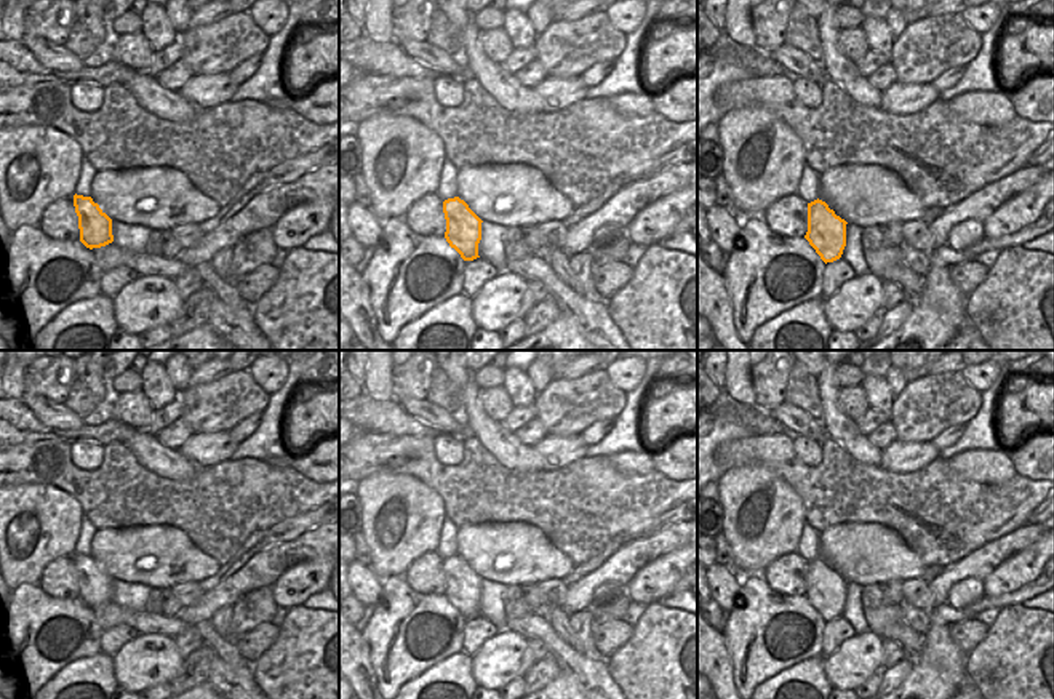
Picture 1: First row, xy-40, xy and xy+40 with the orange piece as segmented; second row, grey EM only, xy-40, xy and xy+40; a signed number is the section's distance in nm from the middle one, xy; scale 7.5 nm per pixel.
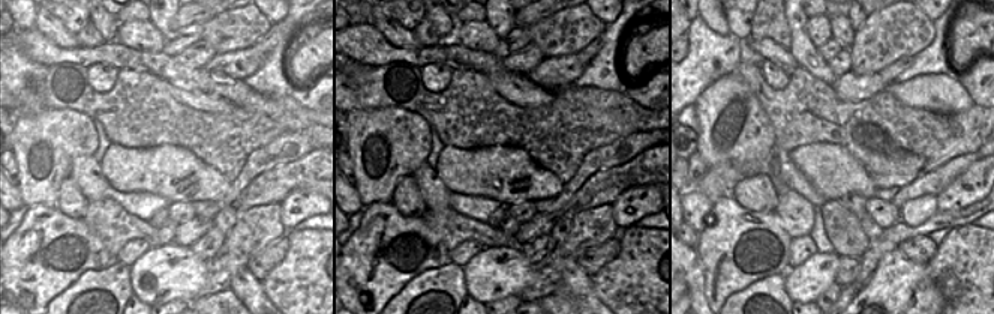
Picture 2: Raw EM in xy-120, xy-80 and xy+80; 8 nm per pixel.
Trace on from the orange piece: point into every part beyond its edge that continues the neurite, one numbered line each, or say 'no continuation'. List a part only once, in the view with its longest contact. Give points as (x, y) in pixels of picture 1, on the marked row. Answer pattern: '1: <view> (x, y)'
no continuation

